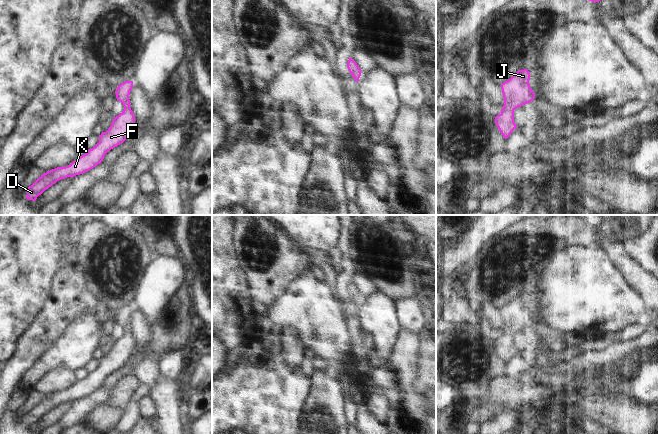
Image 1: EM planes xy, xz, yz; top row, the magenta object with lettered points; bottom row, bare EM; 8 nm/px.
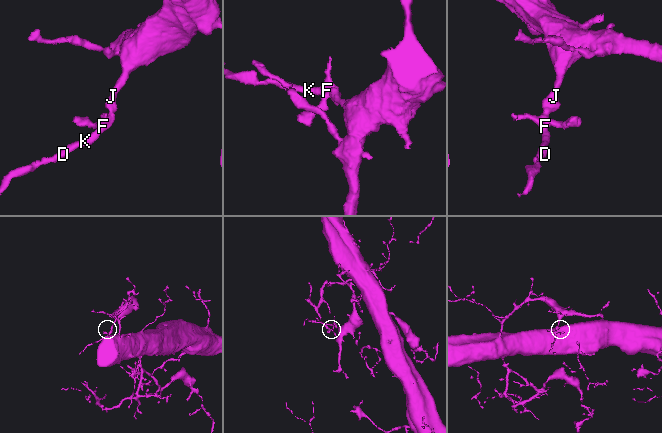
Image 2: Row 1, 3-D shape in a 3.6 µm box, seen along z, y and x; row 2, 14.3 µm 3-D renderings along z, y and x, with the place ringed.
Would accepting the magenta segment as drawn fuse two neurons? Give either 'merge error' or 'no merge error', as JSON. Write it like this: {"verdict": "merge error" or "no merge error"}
{"verdict": "no merge error"}

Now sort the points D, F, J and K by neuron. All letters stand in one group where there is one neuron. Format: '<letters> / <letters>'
D F J K

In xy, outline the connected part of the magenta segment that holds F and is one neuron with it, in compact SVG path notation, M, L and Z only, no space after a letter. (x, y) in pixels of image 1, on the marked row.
M133 81L121 83L115 91L116 98L120 101L124 110L114 117L111 126L99 136L99 142L88 152L77 157L70 165L57 167L42 174L31 186L27 188L26 198L35 201L46 189L57 181L67 177L73 178L83 174L100 164L107 152L122 144L132 132L135 126L135 116L130 108L129 95L133 88Z

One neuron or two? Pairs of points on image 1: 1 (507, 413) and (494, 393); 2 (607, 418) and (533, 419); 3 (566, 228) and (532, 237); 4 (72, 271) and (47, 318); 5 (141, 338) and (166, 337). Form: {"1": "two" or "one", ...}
{"1": "two", "2": "one", "3": "one", "4": "one", "5": "two"}

